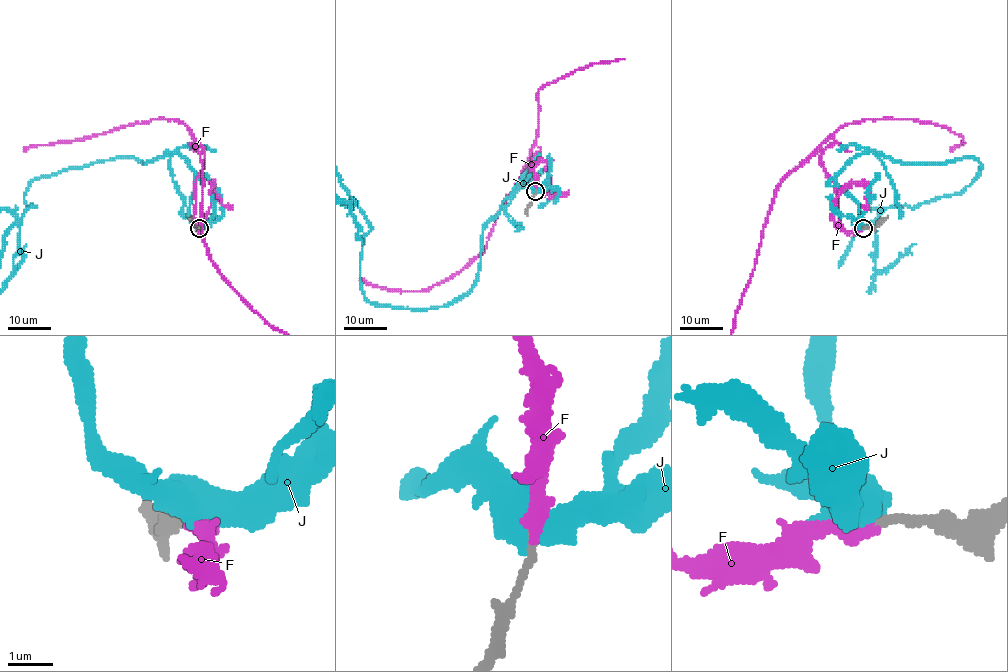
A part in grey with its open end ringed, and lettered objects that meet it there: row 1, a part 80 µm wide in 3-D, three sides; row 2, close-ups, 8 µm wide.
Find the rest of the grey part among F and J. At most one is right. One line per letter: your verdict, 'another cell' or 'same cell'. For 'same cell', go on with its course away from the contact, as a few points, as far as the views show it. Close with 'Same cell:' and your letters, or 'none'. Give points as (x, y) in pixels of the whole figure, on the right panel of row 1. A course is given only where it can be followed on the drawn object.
F: same cell; it runs (863, 228), (842, 227), (820, 159), (827, 139), (780, 184), (767, 216)
J: another cell
Same cell: F

